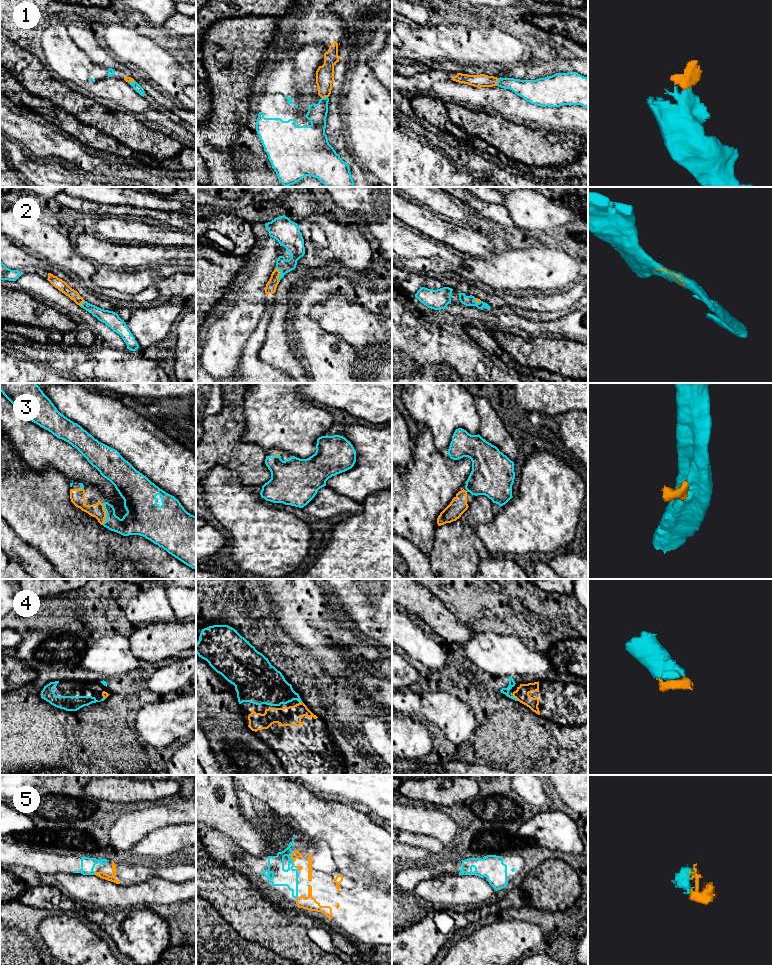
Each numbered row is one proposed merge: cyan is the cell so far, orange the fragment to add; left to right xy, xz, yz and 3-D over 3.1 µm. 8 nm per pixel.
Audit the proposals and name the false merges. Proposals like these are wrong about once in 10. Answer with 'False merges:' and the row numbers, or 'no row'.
False merges: no row

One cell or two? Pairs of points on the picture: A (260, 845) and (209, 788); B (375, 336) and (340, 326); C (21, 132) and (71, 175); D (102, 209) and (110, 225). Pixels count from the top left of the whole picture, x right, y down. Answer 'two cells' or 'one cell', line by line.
A: one cell
B: one cell
C: two cells
D: two cells

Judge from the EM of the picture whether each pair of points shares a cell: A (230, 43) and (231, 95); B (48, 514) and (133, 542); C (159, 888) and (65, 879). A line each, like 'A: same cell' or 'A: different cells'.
A: same cell
B: same cell
C: same cell

